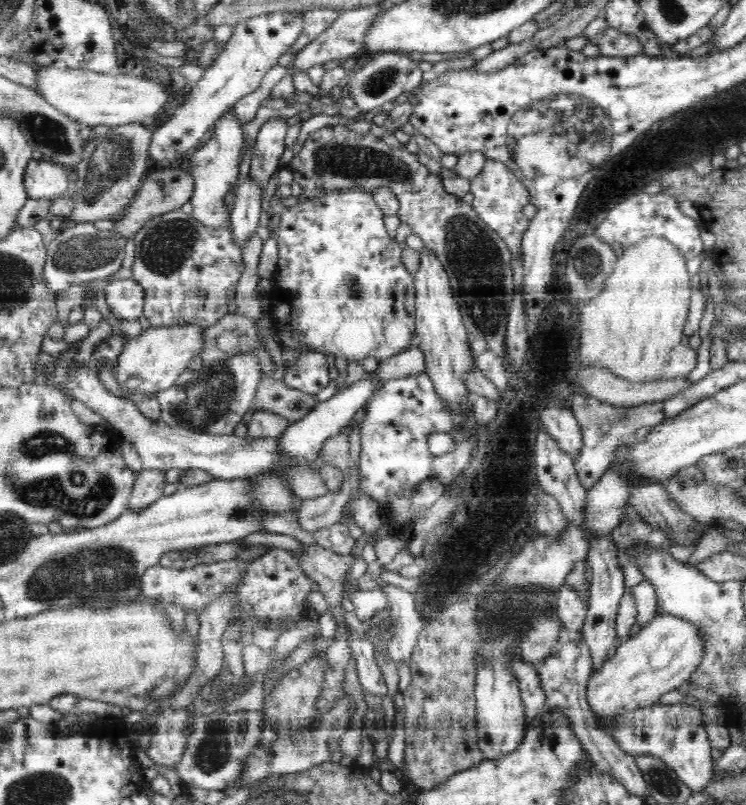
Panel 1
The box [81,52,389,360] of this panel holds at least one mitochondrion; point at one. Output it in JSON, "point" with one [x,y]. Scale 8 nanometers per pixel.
{"point":[163,250]}

